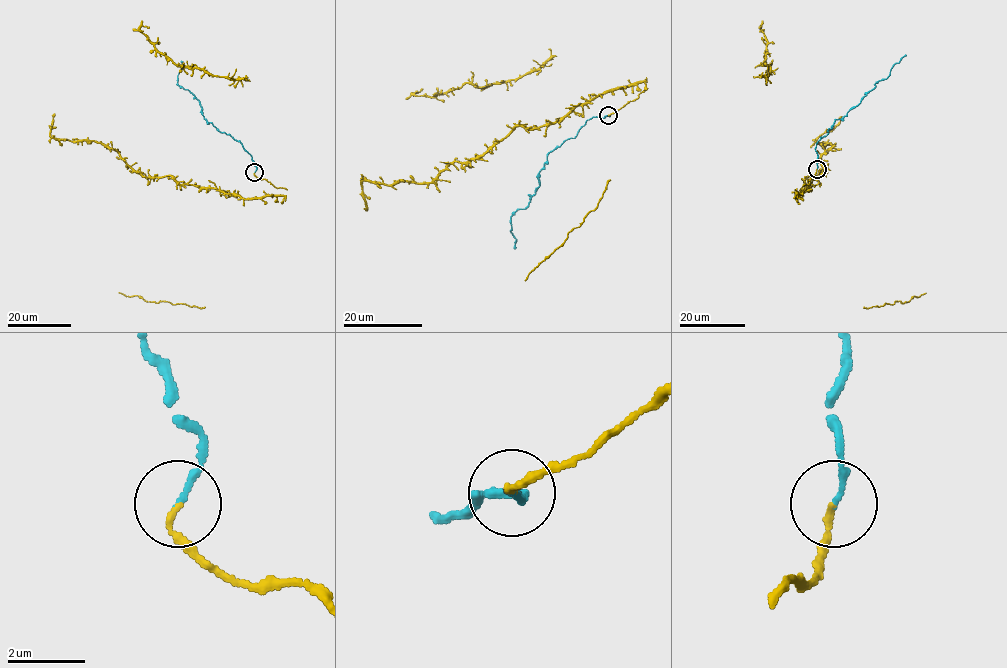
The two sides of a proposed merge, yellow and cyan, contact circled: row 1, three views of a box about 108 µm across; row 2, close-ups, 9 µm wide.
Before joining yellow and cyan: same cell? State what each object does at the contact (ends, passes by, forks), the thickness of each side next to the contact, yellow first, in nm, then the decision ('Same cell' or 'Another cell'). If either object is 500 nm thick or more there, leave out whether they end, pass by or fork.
At the ring yellow ends. At the ring cyan ends. Thickness 150 nm (yellow) against 140 nm. Same cell

